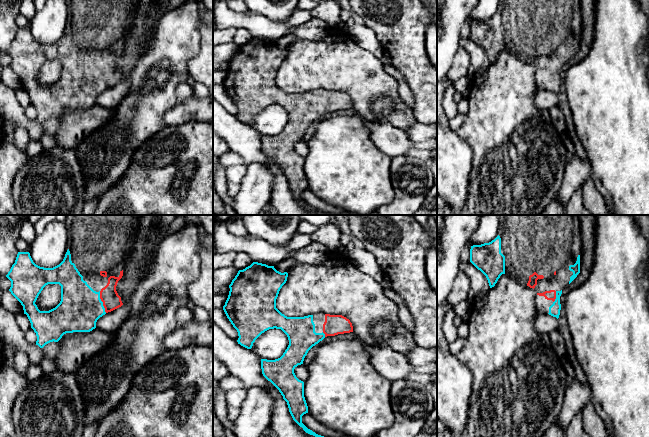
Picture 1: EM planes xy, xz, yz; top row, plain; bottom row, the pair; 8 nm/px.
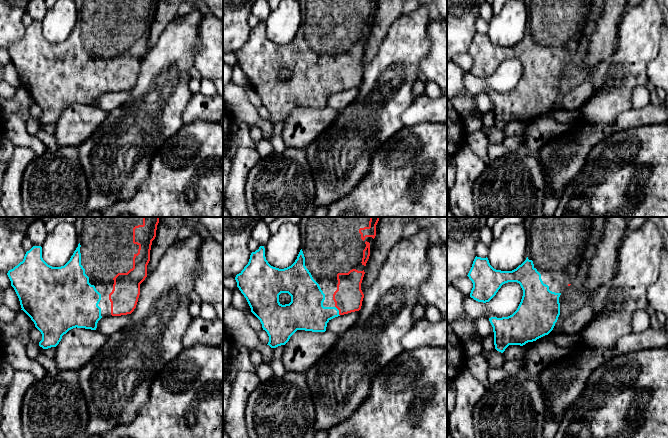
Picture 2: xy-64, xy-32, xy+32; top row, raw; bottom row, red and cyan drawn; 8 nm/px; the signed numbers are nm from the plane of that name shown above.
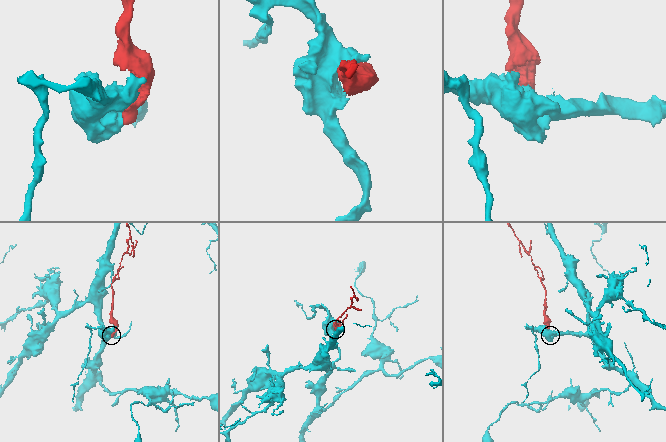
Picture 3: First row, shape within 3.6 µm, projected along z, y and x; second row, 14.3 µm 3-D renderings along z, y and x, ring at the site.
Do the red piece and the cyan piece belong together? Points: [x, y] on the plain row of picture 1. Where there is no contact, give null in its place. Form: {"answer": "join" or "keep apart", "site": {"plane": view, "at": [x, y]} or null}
{"answer": "join", "site": {"plane": "xy", "at": [102, 77]}}

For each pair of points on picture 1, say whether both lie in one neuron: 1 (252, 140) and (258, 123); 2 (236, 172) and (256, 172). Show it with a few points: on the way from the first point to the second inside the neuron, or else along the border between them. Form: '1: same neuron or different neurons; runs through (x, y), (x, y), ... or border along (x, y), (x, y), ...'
1: different neurons; border along (249, 125), (261, 134)
2: different neurons; border along (246, 166), (246, 172), (236, 194)

